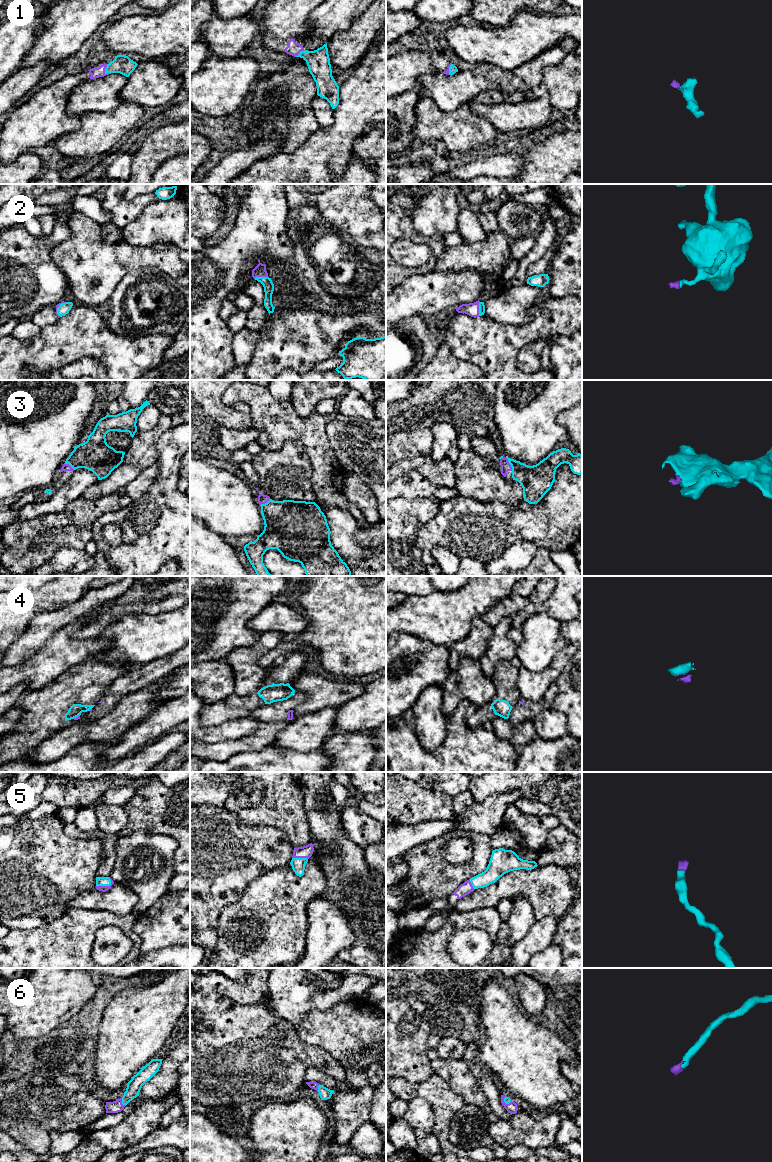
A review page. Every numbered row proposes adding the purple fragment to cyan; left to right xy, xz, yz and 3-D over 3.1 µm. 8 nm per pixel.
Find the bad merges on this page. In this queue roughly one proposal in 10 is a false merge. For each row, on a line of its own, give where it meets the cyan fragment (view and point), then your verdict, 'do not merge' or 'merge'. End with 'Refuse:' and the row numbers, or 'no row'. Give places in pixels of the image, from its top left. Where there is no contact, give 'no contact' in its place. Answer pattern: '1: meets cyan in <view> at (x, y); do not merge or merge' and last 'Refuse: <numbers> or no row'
1: meets cyan in xy at (105, 69); merge
2: meets cyan in xz at (260, 277); merge
3: meets cyan in yz at (509, 463); merge
4: meets cyan in xy at (76, 716); do not merge
5: meets cyan in xy at (105, 885); merge
6: meets cyan in xy at (122, 1101); merge
Refuse: 4

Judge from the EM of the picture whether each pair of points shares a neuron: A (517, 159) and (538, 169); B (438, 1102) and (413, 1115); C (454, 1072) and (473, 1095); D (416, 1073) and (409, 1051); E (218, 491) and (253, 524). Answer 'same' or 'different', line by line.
A: different
B: different
C: same
D: same
E: same

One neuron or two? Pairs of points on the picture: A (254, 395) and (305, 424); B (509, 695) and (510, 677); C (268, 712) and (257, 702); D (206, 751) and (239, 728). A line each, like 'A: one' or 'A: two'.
A: one
B: one
C: two
D: two

